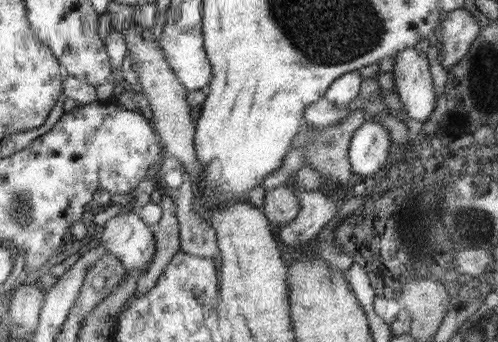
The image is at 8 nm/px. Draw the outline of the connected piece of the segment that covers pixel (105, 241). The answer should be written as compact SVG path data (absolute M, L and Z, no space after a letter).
M122 212L110 218L98 247L116 256L128 272L150 265L155 256L155 234L138 212Z

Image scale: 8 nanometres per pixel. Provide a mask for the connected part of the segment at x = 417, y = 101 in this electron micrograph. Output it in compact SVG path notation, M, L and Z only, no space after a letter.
M412 46L396 55L396 64L391 71L396 92L408 118L419 120L422 124L437 104L429 66L428 57Z

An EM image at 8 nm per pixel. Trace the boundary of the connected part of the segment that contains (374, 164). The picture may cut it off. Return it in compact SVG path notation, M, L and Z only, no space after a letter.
M374 117L367 118L350 140L349 162L352 170L368 179L380 173L380 168L388 160L390 144L392 140L388 130Z

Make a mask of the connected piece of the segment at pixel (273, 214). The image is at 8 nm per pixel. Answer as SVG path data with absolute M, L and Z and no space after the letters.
M287 185L267 190L264 193L264 214L268 220L278 224L286 224L296 218L300 212L300 200L292 187Z

